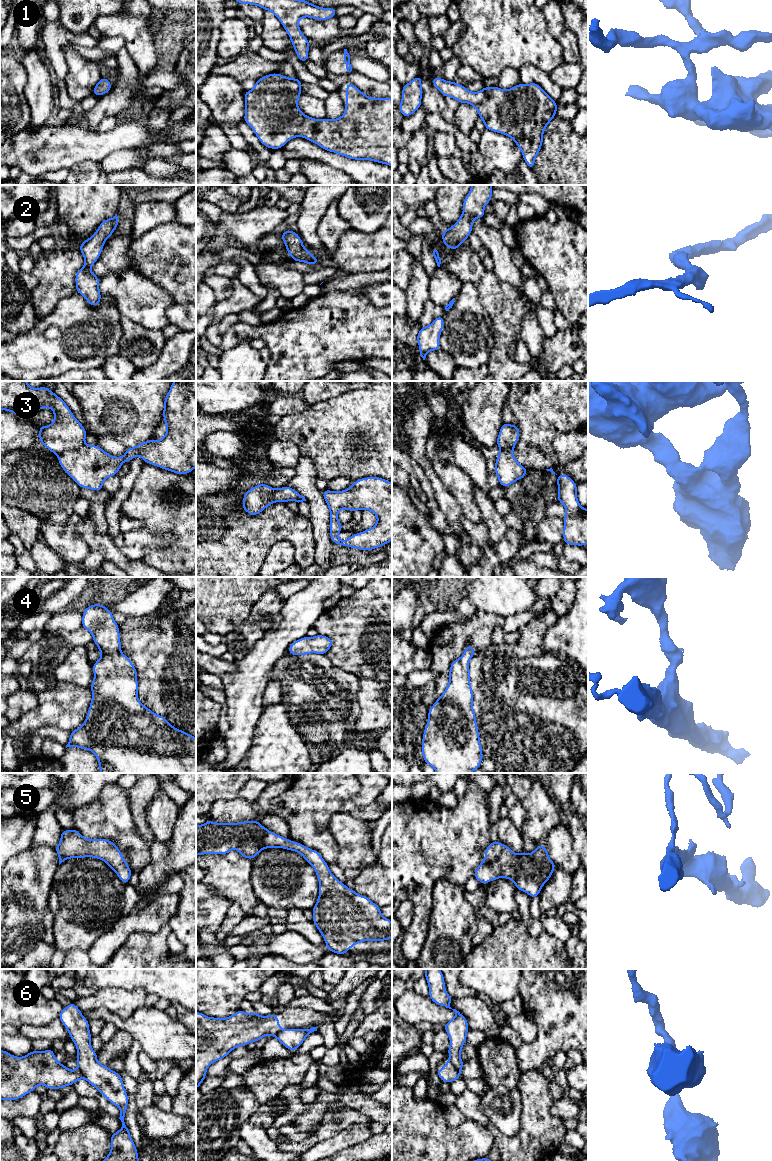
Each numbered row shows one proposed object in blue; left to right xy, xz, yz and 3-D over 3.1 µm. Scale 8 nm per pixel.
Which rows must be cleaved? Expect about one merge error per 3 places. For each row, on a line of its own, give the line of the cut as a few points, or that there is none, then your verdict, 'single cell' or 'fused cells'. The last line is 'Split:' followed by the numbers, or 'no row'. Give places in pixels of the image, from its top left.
1: cut none; single cell
2: cut none; single cell
3: cut xy (84, 443), (79, 448), (66, 450), (57, 455); fused cells
4: cut none; single cell
5: cut none; single cell
6: cut yz (449, 1061), (460, 1077); fused cells
Split: 3, 6

